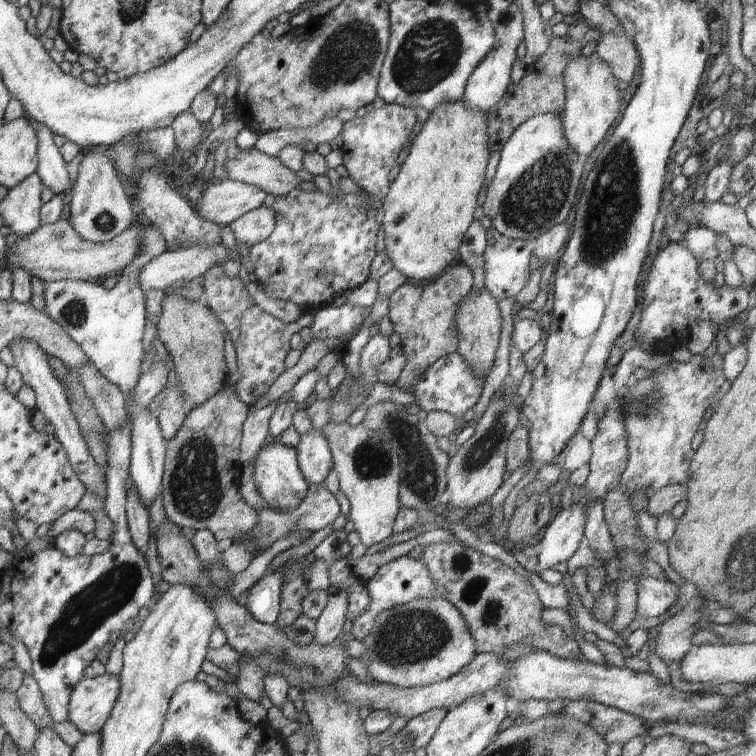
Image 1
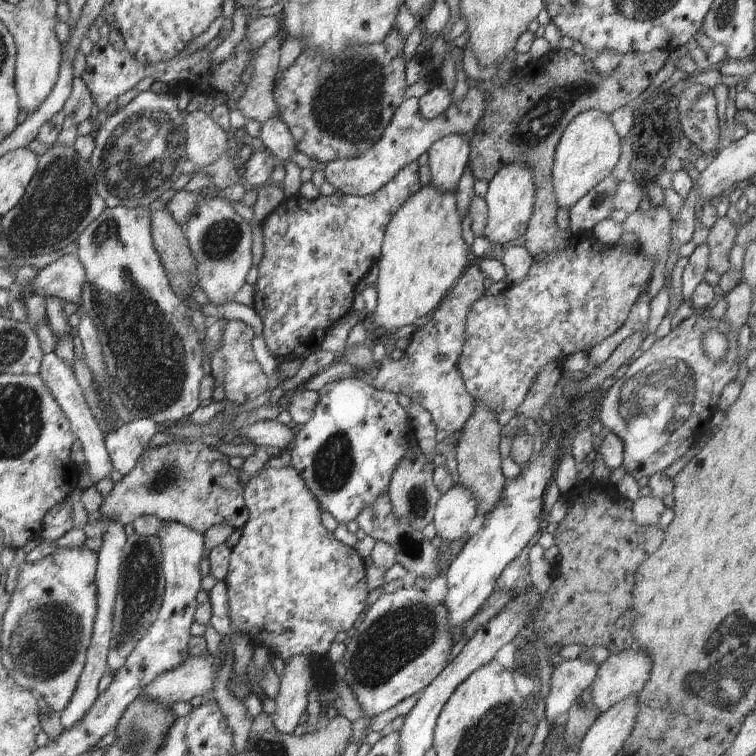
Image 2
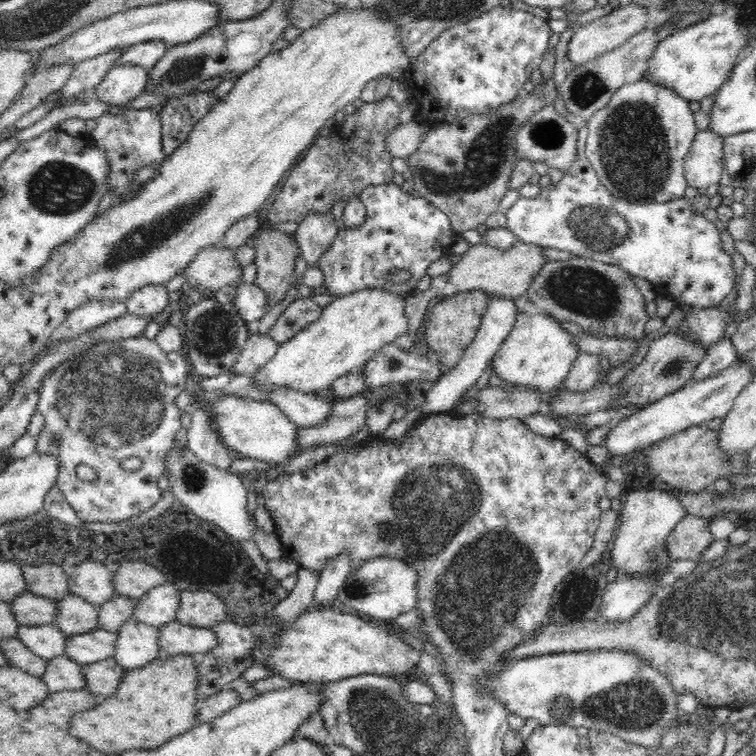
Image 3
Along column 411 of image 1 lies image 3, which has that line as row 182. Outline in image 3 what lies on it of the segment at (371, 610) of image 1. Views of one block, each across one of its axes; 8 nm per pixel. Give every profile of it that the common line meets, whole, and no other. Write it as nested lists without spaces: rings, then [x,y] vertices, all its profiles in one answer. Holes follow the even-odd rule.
[[[586,126],[580,128],[578,156],[576,162],[564,172],[556,185],[544,187],[537,197],[520,196],[508,210],[505,210],[506,226],[517,240],[526,244],[537,244],[546,248],[566,250],[574,257],[590,258],[622,268],[632,277],[646,278],[651,283],[661,284],[664,292],[672,296],[676,305],[688,305],[693,309],[721,309],[726,297],[736,286],[736,272],[732,255],[722,249],[722,240],[716,226],[700,211],[692,208],[686,196],[667,203],[632,204],[614,196],[598,179],[585,152]]]

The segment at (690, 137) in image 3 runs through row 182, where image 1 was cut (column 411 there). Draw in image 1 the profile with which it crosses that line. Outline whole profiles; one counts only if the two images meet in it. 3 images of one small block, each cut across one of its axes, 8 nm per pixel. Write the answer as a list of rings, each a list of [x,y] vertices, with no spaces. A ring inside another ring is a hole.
[[[440,596],[414,599],[381,612],[362,643],[366,652],[359,659],[366,665],[369,678],[400,688],[445,681],[470,664],[478,654],[464,617],[449,600]]]

